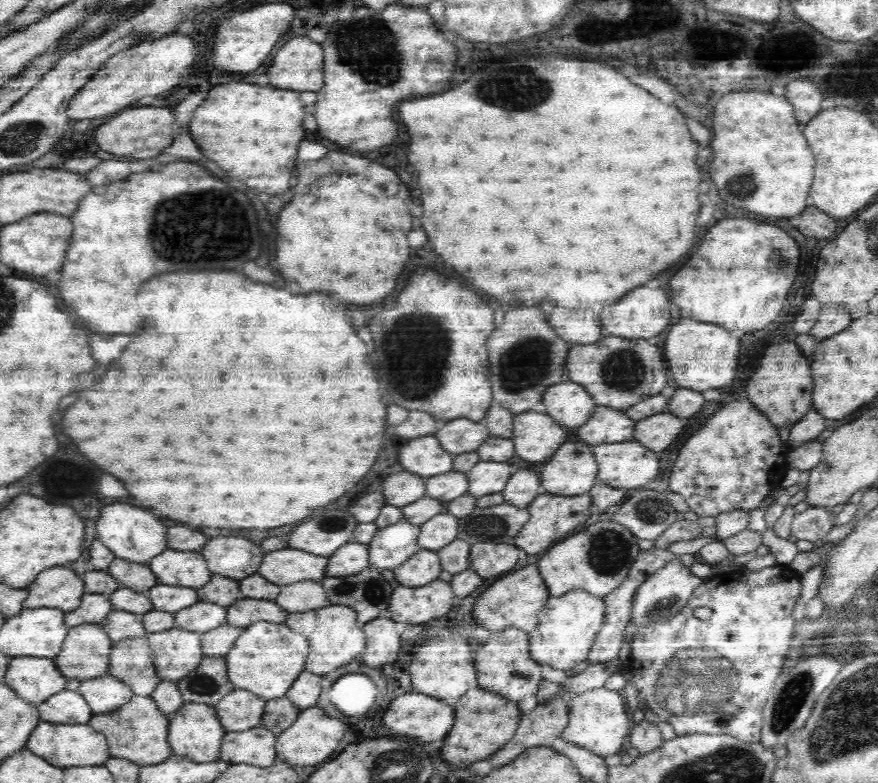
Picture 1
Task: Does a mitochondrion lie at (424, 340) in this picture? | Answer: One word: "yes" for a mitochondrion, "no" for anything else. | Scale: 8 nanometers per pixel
yes

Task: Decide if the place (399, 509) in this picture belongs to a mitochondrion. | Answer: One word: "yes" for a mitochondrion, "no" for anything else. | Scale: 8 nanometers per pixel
no

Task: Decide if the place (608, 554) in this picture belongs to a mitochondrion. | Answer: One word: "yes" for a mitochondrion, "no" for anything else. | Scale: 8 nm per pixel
yes

